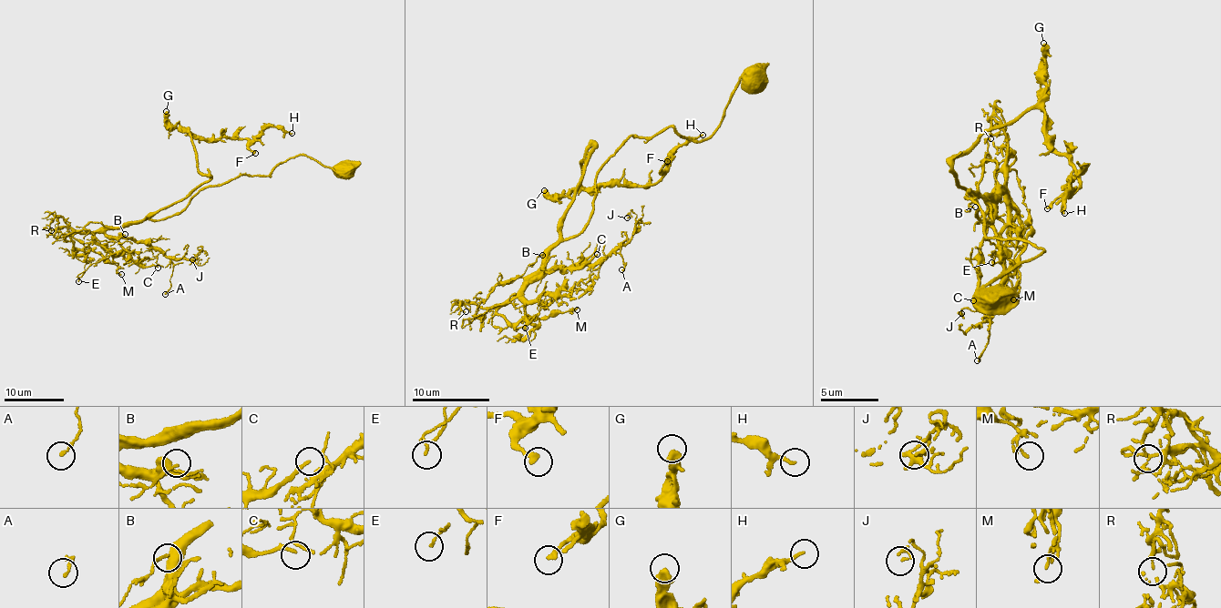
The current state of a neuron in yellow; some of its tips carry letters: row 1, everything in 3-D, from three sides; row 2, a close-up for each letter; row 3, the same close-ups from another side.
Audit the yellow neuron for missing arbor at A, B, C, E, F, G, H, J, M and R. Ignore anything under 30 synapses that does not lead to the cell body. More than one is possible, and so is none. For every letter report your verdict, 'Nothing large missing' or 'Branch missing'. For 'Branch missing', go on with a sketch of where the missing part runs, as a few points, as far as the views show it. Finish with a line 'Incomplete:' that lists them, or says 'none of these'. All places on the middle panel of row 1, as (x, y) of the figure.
A: Nothing large missing
B: Nothing large missing
C: Nothing large missing
E: Nothing large missing
F: Nothing large missing
G: Nothing large missing
H: Nothing large missing
J: Nothing large missing
M: Nothing large missing
R: Nothing large missing
Incomplete: none of these

